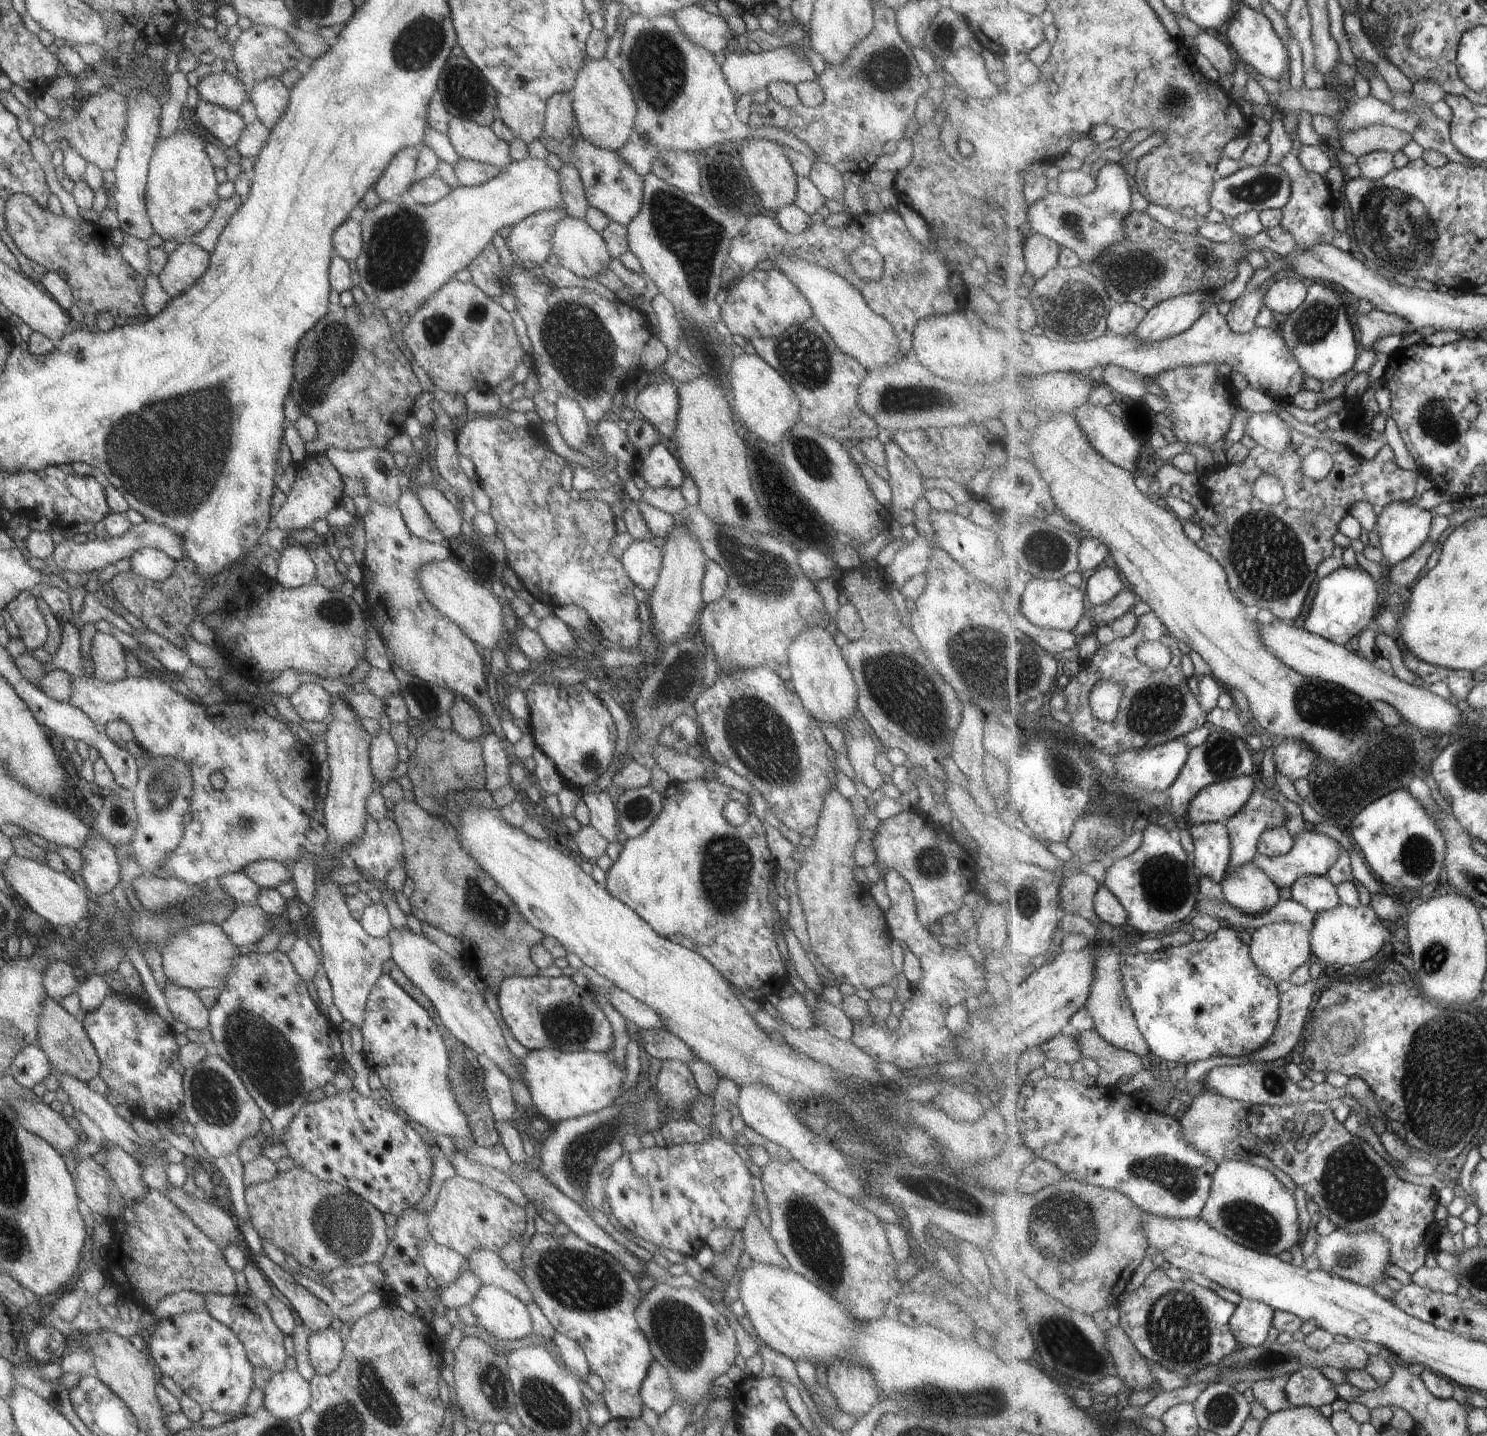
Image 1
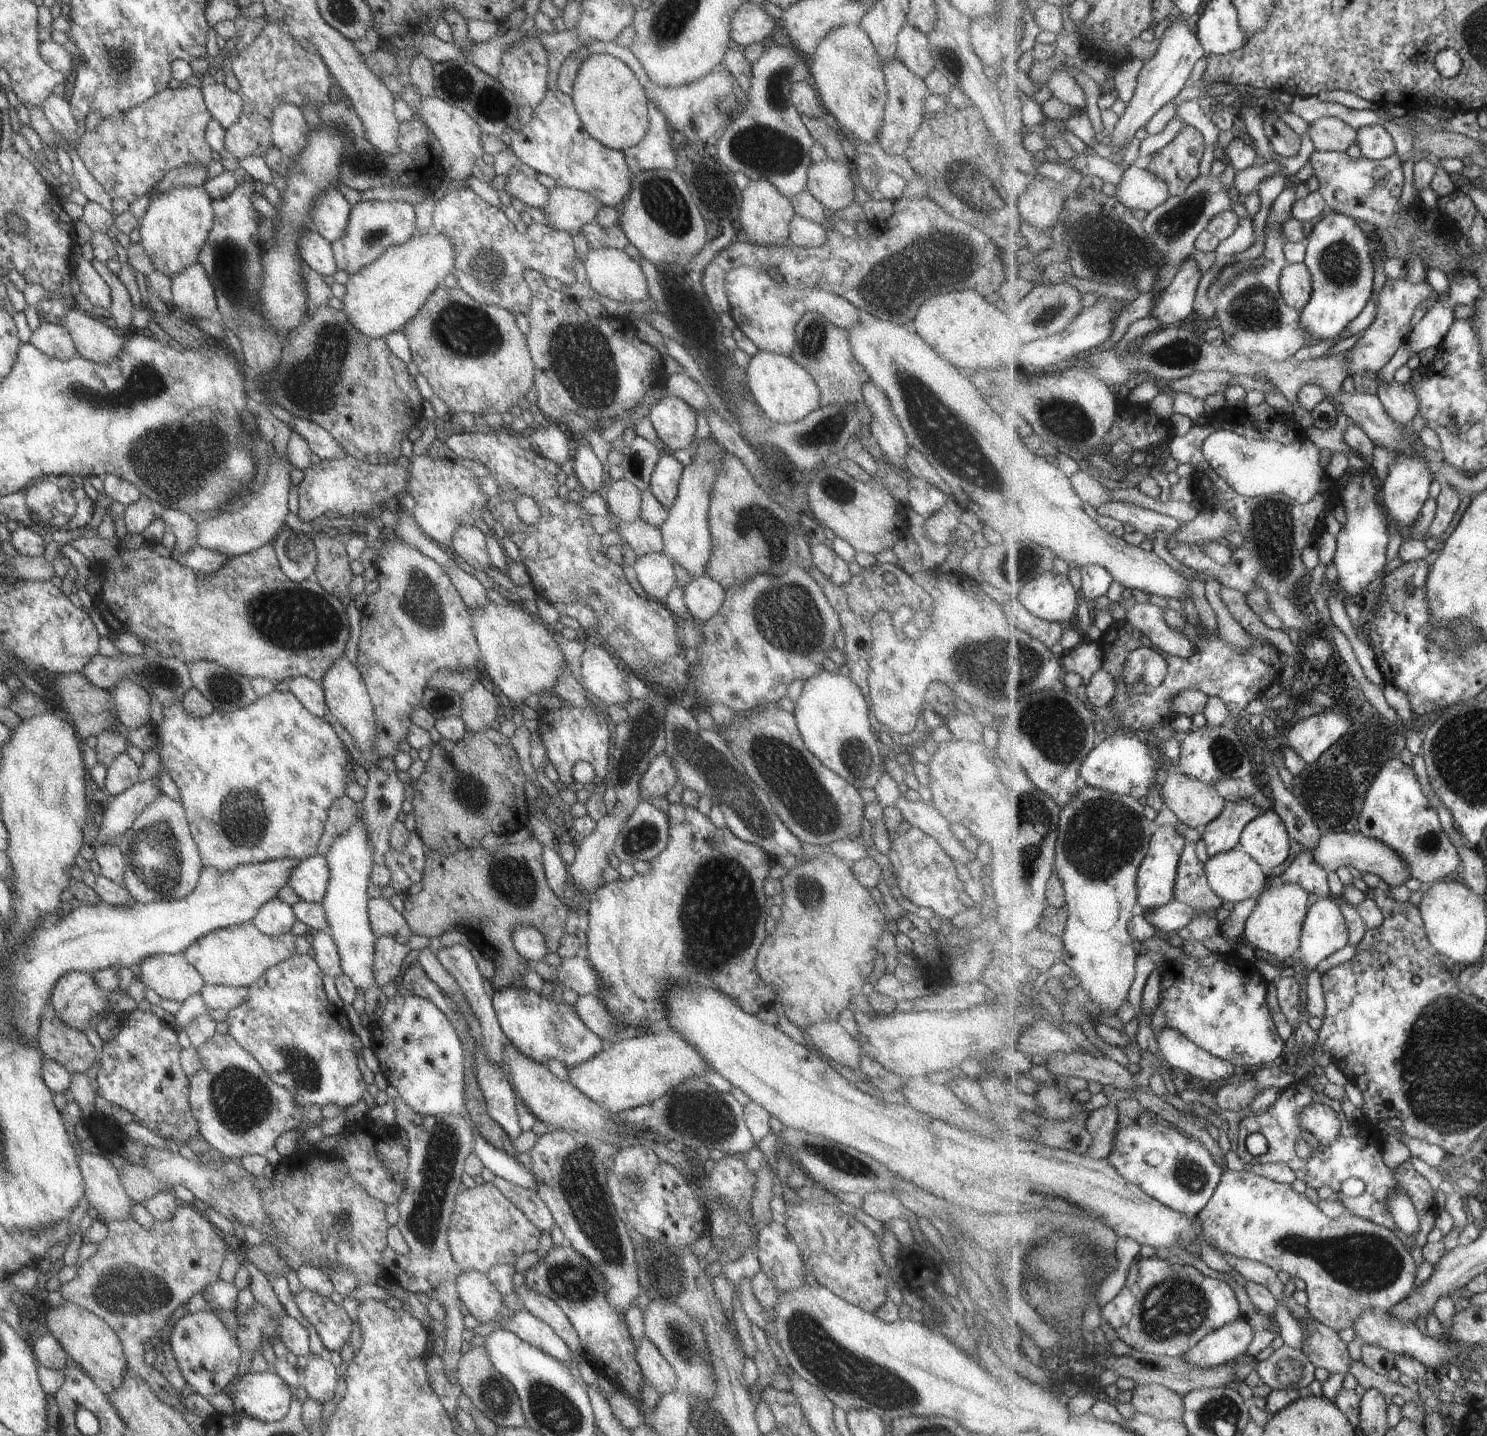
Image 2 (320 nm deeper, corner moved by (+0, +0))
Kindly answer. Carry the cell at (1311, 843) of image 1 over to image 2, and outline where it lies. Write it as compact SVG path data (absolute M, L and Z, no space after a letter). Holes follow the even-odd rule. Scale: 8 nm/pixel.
M1361 831L1323 834L1320 845L1313 852L1327 872L1339 870L1341 866L1345 866L1355 874L1361 872L1376 874L1392 887L1401 886L1412 878L1412 868L1401 853L1385 844L1385 841L1367 836Z

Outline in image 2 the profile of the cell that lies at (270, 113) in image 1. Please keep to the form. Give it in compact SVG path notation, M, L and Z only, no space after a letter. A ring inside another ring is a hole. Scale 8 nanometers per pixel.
M281 103L270 116L269 132L273 146L284 157L293 159L306 145L310 130L303 119L301 108Z

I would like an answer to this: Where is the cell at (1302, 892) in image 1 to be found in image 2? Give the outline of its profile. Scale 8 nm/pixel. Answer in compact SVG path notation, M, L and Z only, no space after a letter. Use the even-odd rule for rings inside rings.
M1297 848L1292 863L1281 874L1279 881L1300 884L1309 894L1325 898L1331 896L1328 873L1313 851Z

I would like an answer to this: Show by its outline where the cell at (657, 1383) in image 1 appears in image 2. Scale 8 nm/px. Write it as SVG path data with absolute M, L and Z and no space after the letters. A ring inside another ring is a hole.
M642 1336L636 1342L634 1359L644 1382L656 1388L661 1395L674 1388L676 1384L674 1370L647 1337Z

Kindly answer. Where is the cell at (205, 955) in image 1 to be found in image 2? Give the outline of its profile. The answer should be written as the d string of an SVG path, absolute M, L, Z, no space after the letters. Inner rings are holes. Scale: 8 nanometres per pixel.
M249 921L230 927L219 927L202 934L181 952L205 984L248 987L255 979L275 964L295 955L295 935L287 931L278 935L259 932Z

